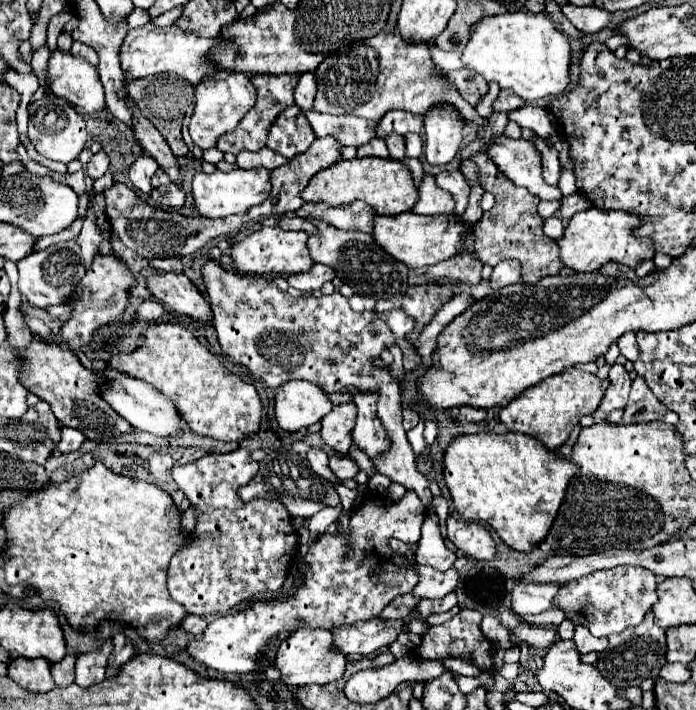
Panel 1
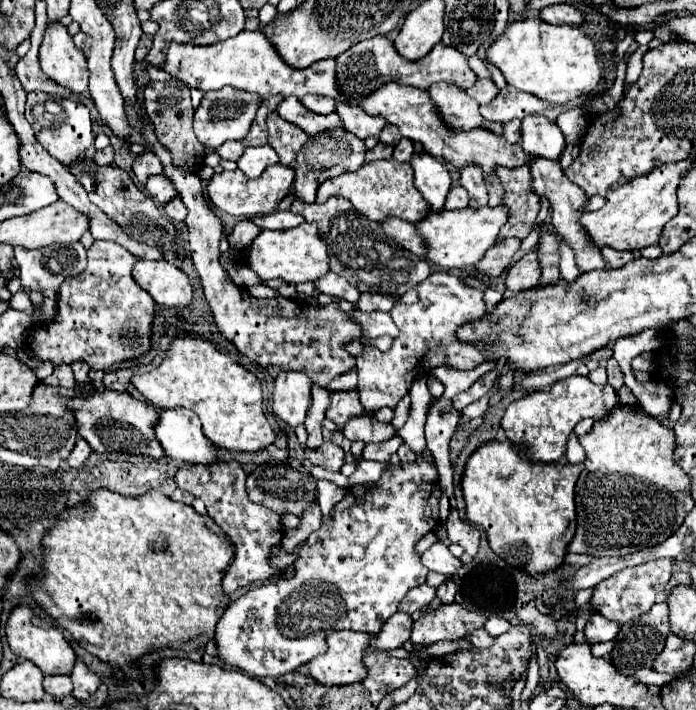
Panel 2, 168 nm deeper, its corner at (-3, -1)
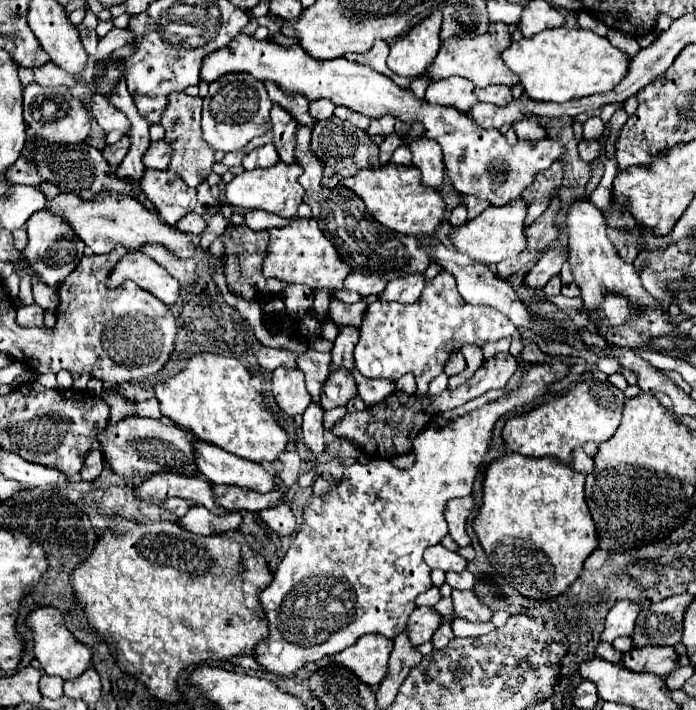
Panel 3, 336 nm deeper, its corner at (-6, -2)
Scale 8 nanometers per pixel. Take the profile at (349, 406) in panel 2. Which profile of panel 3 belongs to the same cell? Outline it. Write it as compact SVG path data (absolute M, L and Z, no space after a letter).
M347 369L331 373L331 379L323 385L323 409L345 407L353 397L357 397L357 383Z

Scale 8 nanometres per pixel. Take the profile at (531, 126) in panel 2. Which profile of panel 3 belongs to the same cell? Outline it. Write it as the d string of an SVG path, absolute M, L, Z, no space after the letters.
M529 117L529 119L515 123L513 129L515 129L517 137L527 141L527 143L537 143L541 139L547 139L547 129L535 117Z

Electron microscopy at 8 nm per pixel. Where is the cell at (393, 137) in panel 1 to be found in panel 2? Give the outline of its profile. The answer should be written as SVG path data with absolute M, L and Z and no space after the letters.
M388 124L388 126L384 126L384 130L380 132L380 142L382 144L388 144L388 146L396 146L398 144L398 140L402 138L402 134L400 134L400 130L396 130L396 126L392 126L392 124Z

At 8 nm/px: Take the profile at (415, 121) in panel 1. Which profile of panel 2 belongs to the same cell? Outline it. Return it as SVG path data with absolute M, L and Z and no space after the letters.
M338 104L336 106L336 114L340 116L340 122L344 124L344 128L352 134L356 134L358 138L368 138L368 136L378 136L380 130L388 124L384 122L376 122L374 116L368 116L366 112L362 112L360 108L354 106L346 106L346 104Z

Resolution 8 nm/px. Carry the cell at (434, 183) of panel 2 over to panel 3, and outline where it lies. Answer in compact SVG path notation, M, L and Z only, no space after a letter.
M421 137L419 141L407 141L407 143L413 153L413 165L423 175L423 185L435 191L441 191L443 177L445 177L441 147L435 141L425 137Z

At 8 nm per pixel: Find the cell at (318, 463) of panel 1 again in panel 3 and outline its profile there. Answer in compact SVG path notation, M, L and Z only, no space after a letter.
M307 351L305 355L299 357L299 369L305 373L307 391L313 399L313 403L317 403L317 405L321 405L321 389L329 377L329 363L331 363L330 352Z

